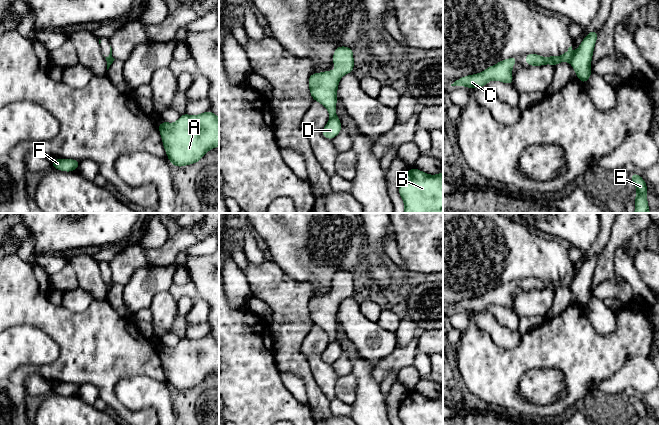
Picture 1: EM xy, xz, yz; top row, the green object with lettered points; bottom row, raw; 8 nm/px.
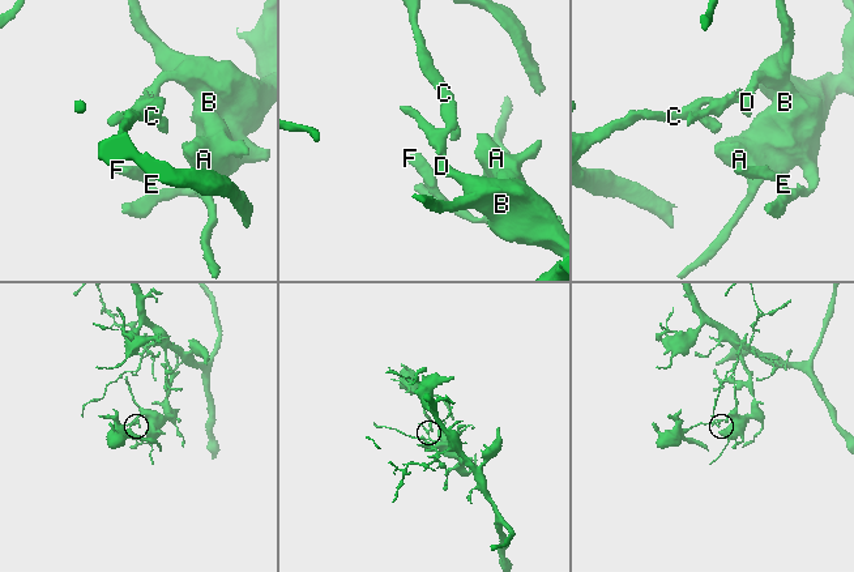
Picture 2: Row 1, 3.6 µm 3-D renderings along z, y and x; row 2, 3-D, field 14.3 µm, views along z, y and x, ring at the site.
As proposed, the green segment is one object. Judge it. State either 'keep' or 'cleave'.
cleave

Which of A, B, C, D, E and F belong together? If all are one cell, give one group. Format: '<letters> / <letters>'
A B D E F / C

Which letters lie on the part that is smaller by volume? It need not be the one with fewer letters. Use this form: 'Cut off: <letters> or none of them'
Cut off: C

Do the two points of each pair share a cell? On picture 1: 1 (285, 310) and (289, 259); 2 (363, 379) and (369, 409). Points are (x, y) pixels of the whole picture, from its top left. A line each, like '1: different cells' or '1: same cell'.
1: different cells
2: same cell

